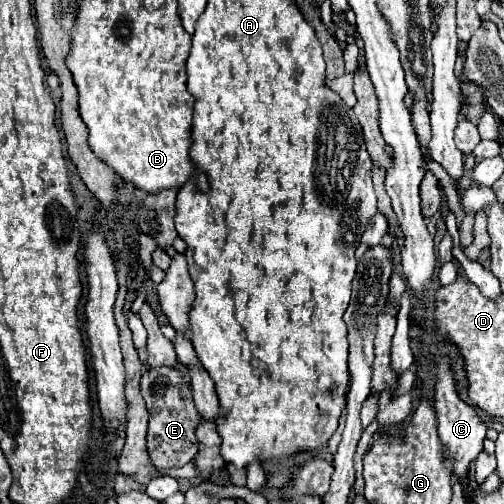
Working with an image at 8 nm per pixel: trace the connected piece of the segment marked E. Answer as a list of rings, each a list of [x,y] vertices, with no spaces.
[[[169,366],[151,368],[141,378],[141,392],[149,410],[147,448],[155,468],[169,470],[191,462],[199,452],[199,440],[195,436],[195,430],[199,426],[199,412],[193,404],[191,384],[183,378],[183,372]]]

